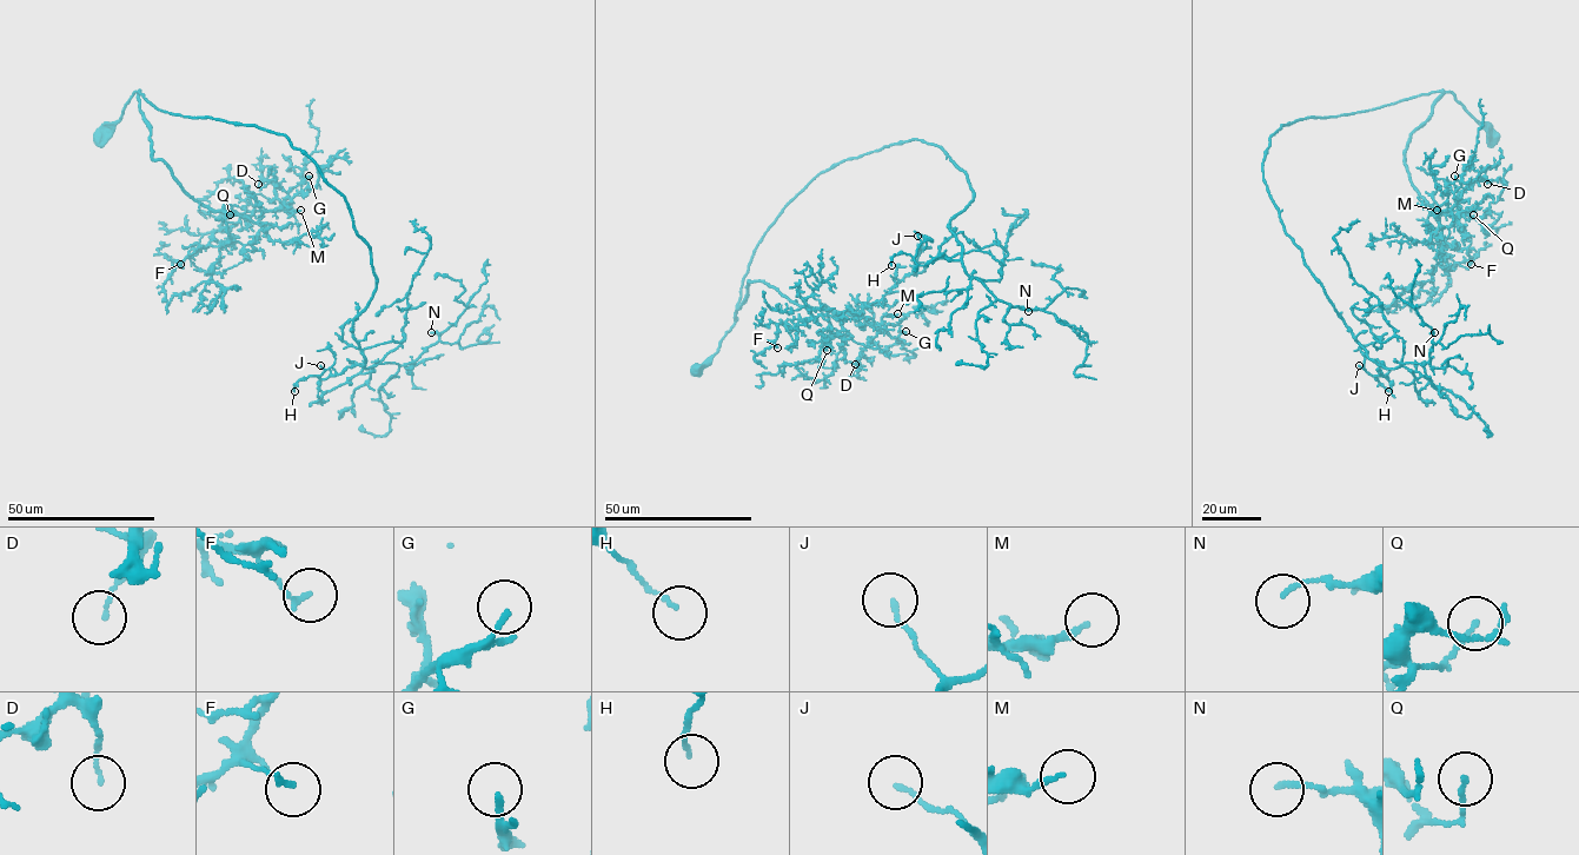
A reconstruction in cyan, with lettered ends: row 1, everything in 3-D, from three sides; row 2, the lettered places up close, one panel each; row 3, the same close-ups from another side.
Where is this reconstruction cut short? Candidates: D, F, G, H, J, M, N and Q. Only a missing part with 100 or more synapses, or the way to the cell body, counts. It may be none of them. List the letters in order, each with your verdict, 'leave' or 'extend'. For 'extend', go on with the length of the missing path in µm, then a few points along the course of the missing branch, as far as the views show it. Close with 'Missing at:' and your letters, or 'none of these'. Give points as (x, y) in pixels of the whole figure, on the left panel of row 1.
D: leave
F: leave
G: extend; about 30 µm are missing; missing branch runs (309, 176), (320, 160), (319, 139), (338, 121), (338, 125)
H: leave
J: leave
M: extend; about 30 µm are missing; missing branch runs (300, 210), (307, 204), (336, 194), (344, 173), (352, 168)
N: leave
Q: leave
Missing at: G, M

